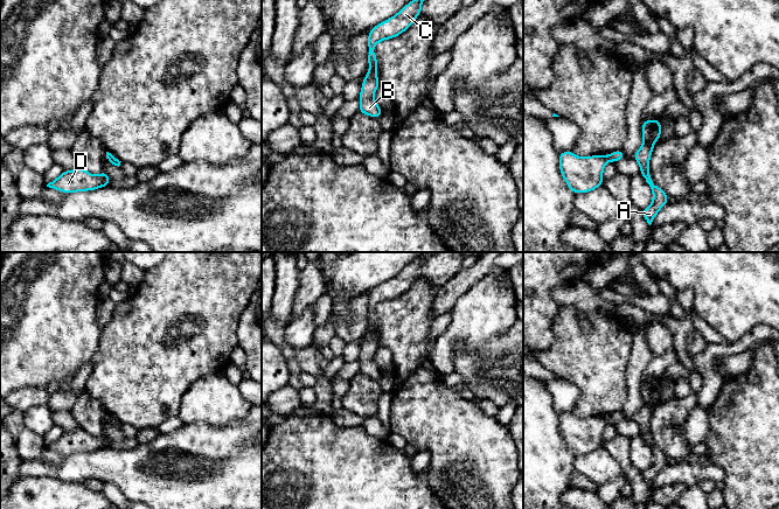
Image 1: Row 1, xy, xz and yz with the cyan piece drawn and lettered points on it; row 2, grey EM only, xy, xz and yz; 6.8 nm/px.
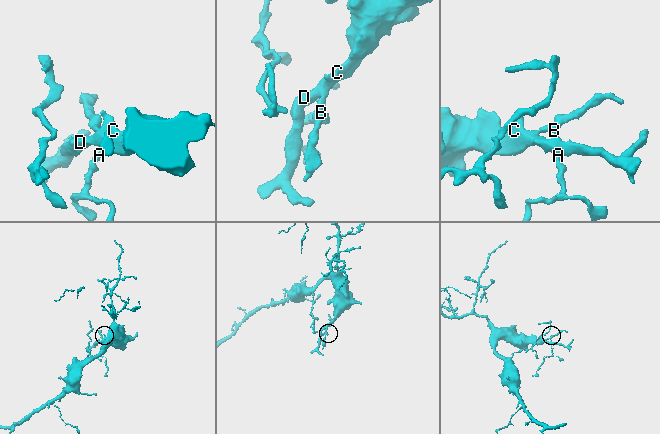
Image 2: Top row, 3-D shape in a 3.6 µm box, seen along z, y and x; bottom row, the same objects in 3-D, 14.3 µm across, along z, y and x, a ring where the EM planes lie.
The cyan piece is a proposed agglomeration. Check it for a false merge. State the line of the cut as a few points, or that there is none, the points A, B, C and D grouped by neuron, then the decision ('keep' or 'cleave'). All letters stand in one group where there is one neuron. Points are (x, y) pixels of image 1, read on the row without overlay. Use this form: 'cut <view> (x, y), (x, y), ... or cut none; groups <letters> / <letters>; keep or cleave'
cut none; groups A B C D; keep

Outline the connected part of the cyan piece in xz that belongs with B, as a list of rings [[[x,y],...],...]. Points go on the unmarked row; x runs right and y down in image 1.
[[[426,252],[405,266],[396,277],[376,286],[369,291],[368,297],[368,326],[369,334],[364,337],[359,362],[361,363],[359,374],[374,379],[380,379],[383,375],[382,370],[374,362],[374,355],[380,348],[376,336],[378,322],[375,318],[374,309],[377,304],[394,300],[404,294],[413,285],[416,279],[422,276],[422,264],[436,252]]]

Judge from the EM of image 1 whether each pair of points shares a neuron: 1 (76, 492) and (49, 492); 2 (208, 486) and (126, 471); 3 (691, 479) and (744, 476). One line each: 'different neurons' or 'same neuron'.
1: same neuron
2: same neuron
3: different neurons

